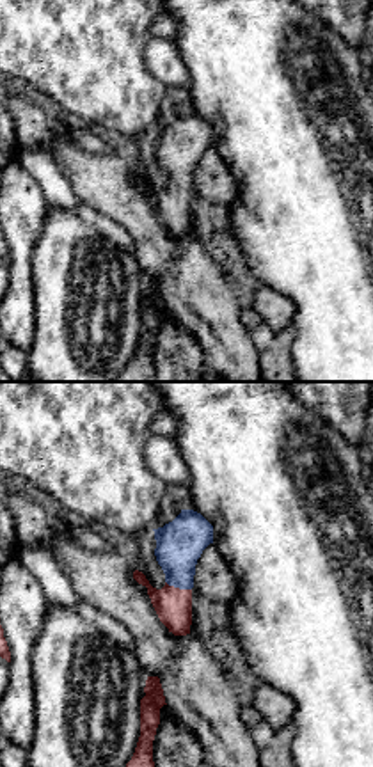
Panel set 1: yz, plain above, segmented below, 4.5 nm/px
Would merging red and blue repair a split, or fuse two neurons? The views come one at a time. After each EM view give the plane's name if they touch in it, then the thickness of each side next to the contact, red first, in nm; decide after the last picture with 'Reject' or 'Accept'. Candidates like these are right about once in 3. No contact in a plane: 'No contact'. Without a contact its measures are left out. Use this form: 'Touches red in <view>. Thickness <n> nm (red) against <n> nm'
Touches red in yz. Thickness 160 nm (red) against 220 nm

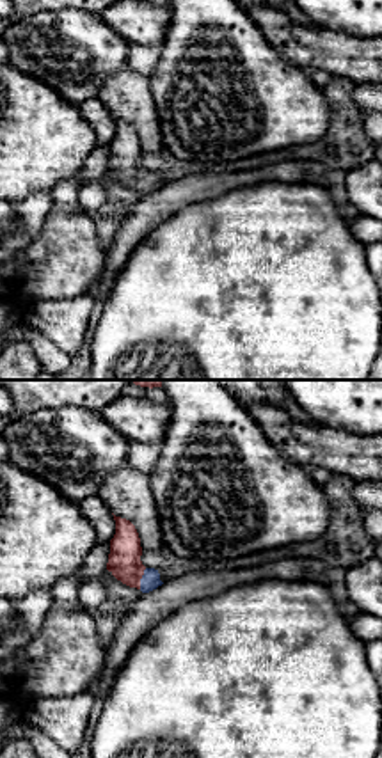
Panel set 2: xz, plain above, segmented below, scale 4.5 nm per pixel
Touches red in xz. Thickness 150 nm (red) against 90 nm

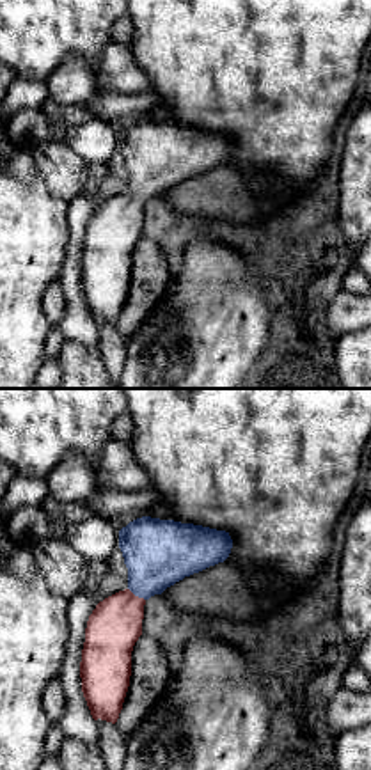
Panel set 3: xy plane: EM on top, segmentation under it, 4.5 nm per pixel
Touches red in xy. Thickness 240 nm (red) against 300 nm

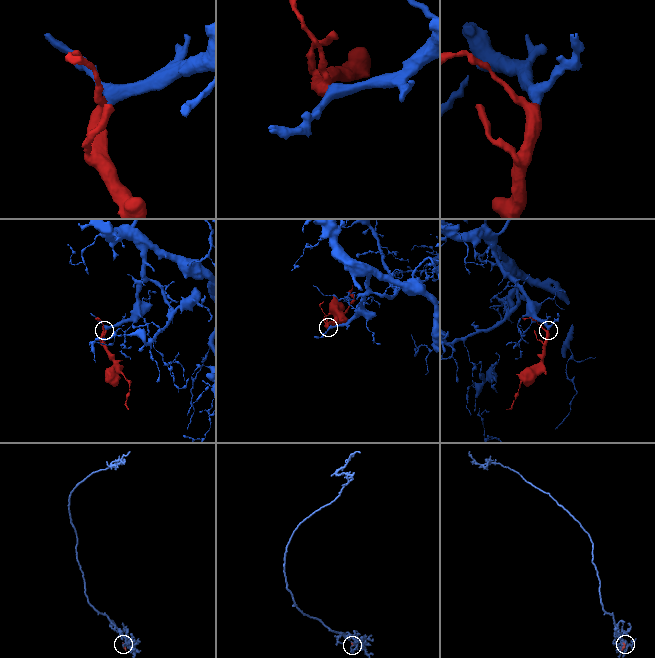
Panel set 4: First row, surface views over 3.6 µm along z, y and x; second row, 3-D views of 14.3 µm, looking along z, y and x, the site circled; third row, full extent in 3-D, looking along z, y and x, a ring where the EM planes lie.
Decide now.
Accept

